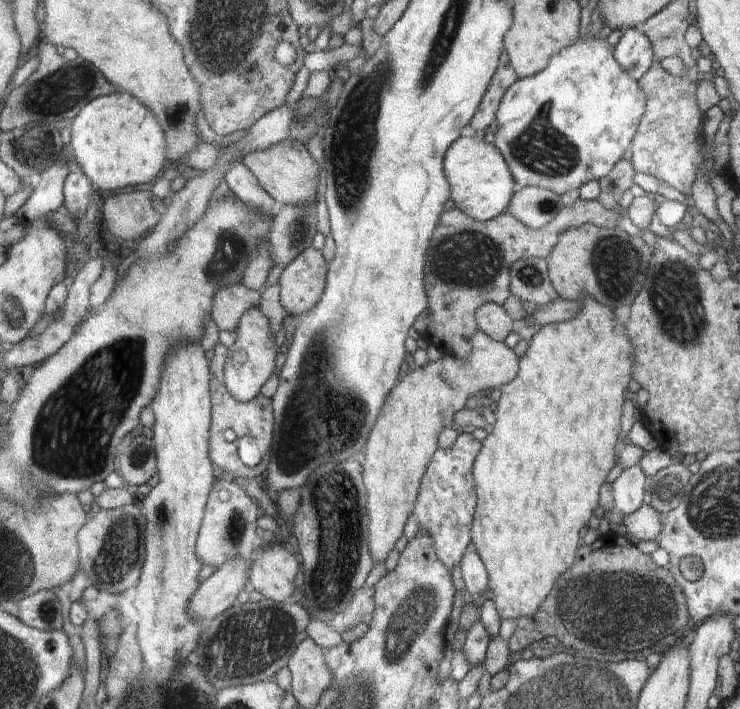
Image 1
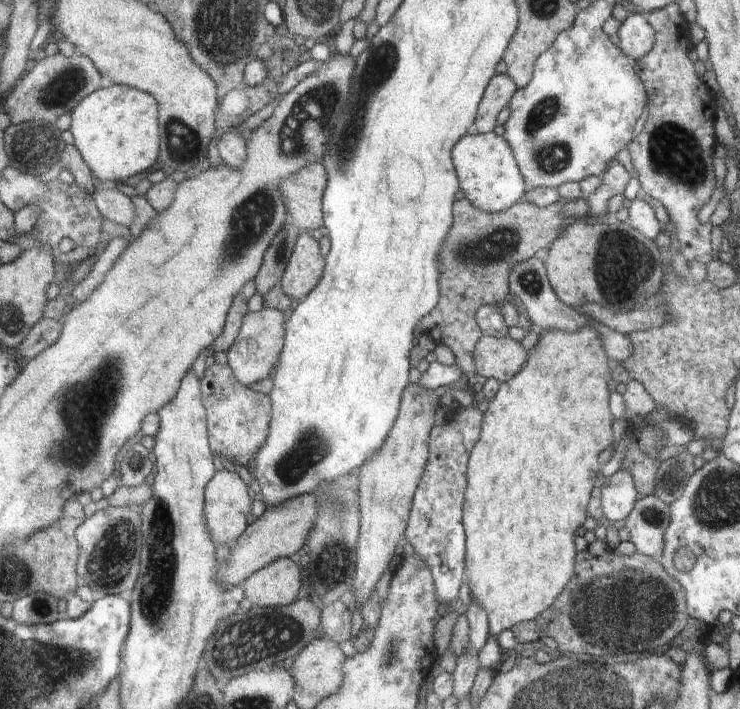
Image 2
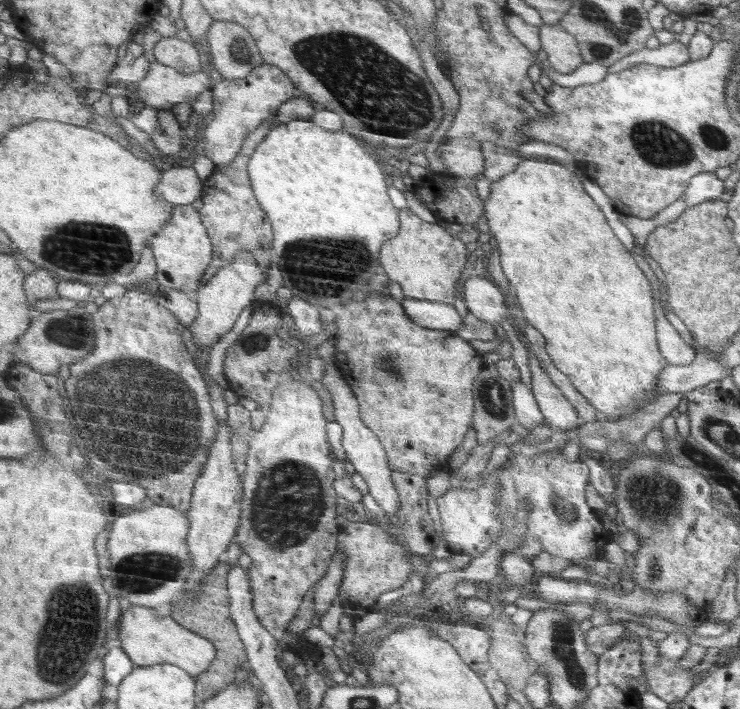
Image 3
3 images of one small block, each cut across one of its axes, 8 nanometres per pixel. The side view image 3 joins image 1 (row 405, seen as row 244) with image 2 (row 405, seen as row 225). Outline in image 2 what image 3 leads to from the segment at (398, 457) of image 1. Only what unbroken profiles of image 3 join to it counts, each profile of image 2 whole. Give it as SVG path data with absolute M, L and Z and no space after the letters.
M418 382L411 383L402 395L402 404L393 430L386 436L385 444L360 468L358 497L361 512L361 534L357 542L357 564L354 570L354 598L362 604L374 590L380 576L388 570L388 564L396 552L398 540L409 524L413 496L417 492L421 476L429 460L430 432L435 425L436 410L447 404L434 391L422 388Z

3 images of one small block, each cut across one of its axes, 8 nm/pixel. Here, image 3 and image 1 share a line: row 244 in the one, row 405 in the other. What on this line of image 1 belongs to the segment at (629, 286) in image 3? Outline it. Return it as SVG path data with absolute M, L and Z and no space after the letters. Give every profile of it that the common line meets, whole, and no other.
M586 295L586 296L585 296L585 297L584 297L584 298L583 298L583 300L582 300L582 301L580 301L580 302L581 302L581 306L582 306L582 308L581 308L581 309L580 309L580 310L579 310L579 311L578 311L578 312L577 312L577 315L576 315L576 316L575 316L575 318L574 318L574 320L573 320L573 319L570 319L570 320L569 320L569 321L566 321L566 322L564 322L564 323L557 323L557 324L550 324L550 325L546 325L546 326L544 326L544 327L541 327L541 328L538 328L538 329L536 329L536 330L535 330L535 332L534 332L534 334L533 334L533 337L532 337L532 338L531 338L531 339L530 339L530 340L529 340L529 345L528 345L528 349L527 349L527 352L526 352L526 354L524 354L524 356L523 356L523 357L522 357L522 358L521 358L521 370L520 370L520 371L518 371L518 372L517 372L517 378L516 378L516 379L514 379L514 380L511 380L511 381L510 381L510 382L509 382L509 383L506 383L506 384L505 384L505 385L504 385L504 386L501 386L501 387L499 387L499 389L500 389L500 392L501 392L501 395L500 395L500 400L499 400L499 403L498 403L498 404L497 404L497 409L496 409L496 410L495 410L495 422L494 422L494 423L493 423L493 428L492 428L492 429L491 429L491 430L490 430L490 431L488 431L488 436L487 436L487 438L486 438L486 439L485 439L485 440L484 440L484 441L482 441L482 442L481 442L481 449L480 449L480 452L479 452L479 453L478 453L478 456L477 456L477 457L476 457L476 458L475 458L475 461L474 461L474 462L473 462L473 479L474 479L474 482L475 482L475 491L476 491L476 494L477 494L477 505L476 505L476 506L475 506L475 512L476 512L476 515L474 515L474 518L473 518L473 526L472 526L472 542L473 542L473 543L474 543L474 546L475 546L475 549L476 549L476 550L477 550L477 551L478 551L478 554L479 554L479 555L480 555L480 558L481 558L481 559L482 559L482 562L483 562L483 563L484 563L484 566L485 566L485 569L486 569L486 570L487 570L487 575L488 575L488 578L489 578L489 592L490 592L490 598L492 598L492 600L493 600L493 601L494 601L494 604L495 604L495 607L496 607L496 610L497 610L497 612L498 612L498 614L499 614L499 616L500 616L500 618L501 618L501 619L504 619L504 618L510 618L510 619L513 619L513 620L517 620L517 619L518 619L518 618L522 618L522 617L524 617L524 618L526 618L526 617L531 617L531 616L532 616L532 615L534 615L534 614L535 614L535 613L536 613L536 612L537 612L537 611L538 611L538 610L539 610L539 607L540 607L540 604L542 604L542 602L543 602L543 601L544 601L544 599L545 599L545 598L546 598L546 596L548 596L548 594L549 594L549 592L550 592L550 590L552 590L552 586L553 586L553 584L554 584L554 582L556 582L556 579L557 579L557 578L558 578L558 577L559 577L559 576L560 576L560 575L561 575L561 574L562 574L562 573L563 573L563 572L566 572L566 570L568 570L568 568L570 568L570 567L571 567L571 566L572 566L572 564L573 564L573 562L574 562L574 558L576 558L576 550L578 550L578 544L580 544L580 530L582 530L582 528L584 528L584 524L586 524L586 522L588 522L588 520L590 520L590 518L592 518L592 514L594 514L594 510L596 510L596 508L598 508L598 490L601 490L601 488L602 488L602 486L604 486L604 484L605 484L605 482L604 482L604 480L606 480L606 476L608 476L608 472L610 472L610 470L612 470L612 468L614 468L614 464L616 464L616 454L614 454L614 452L616 452L616 442L618 442L618 440L616 440L616 438L618 438L618 434L620 434L620 416L622 416L622 404L624 404L624 392L626 392L626 388L628 388L628 382L630 382L630 380L632 380L632 378L630 378L630 372L633 372L633 362L634 362L634 361L635 361L635 346L634 346L634 345L633 345L633 344L632 344L632 343L631 343L631 340L630 340L630 339L629 339L629 336L628 336L628 335L627 335L627 332L626 332L626 330L624 330L624 332L618 332L618 324L623 324L623 327L625 327L625 326L624 326L624 323L623 323L623 322L622 322L622 321L621 321L621 320L620 320L620 319L619 319L619 318L618 318L618 317L617 317L617 316L616 316L616 315L615 315L615 314L614 314L614 310L612 310L612 309L611 309L611 308L610 308L610 307L607 307L607 306L606 306L606 305L603 305L603 304L600 304L600 302L598 302L598 301L597 301L597 300L596 300L596 299L595 299L595 298L594 298L594 297L593 297L593 296L588 296L588 295Z

